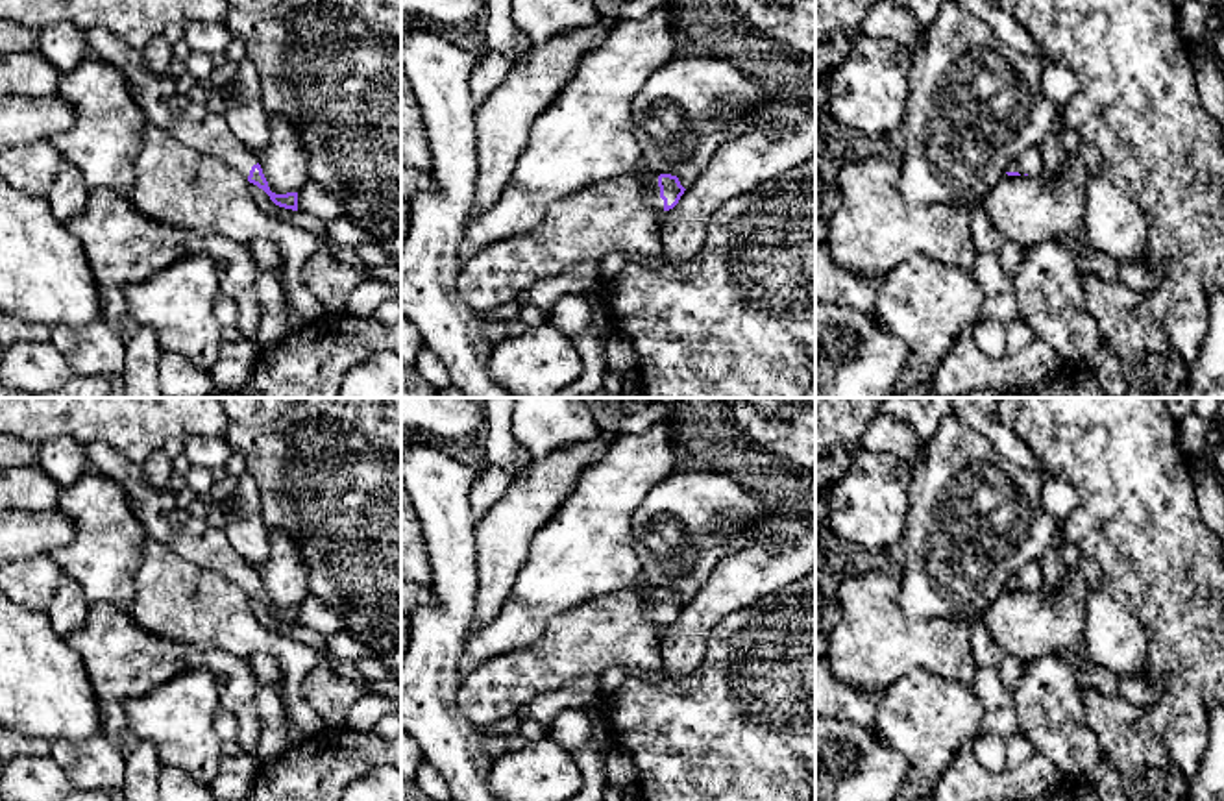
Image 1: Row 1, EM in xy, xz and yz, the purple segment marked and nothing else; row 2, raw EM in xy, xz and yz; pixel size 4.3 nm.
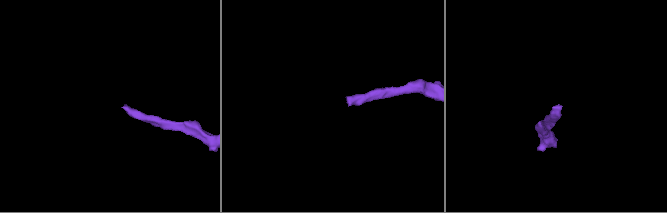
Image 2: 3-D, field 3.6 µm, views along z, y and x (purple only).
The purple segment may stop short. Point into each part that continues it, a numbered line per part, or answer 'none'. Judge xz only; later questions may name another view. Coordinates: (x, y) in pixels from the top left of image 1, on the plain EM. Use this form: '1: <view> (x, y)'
1: xz (651, 594)

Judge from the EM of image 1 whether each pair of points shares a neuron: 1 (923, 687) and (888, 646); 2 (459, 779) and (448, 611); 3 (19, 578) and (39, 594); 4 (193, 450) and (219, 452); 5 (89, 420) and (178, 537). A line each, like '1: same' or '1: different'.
1: different
2: same
3: same
4: same
5: different

